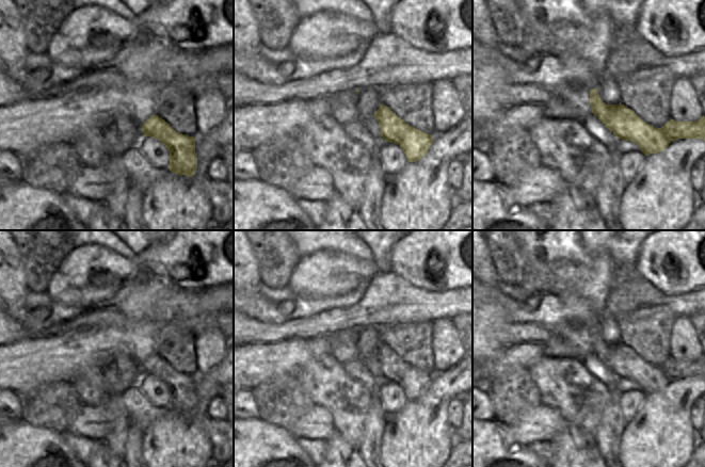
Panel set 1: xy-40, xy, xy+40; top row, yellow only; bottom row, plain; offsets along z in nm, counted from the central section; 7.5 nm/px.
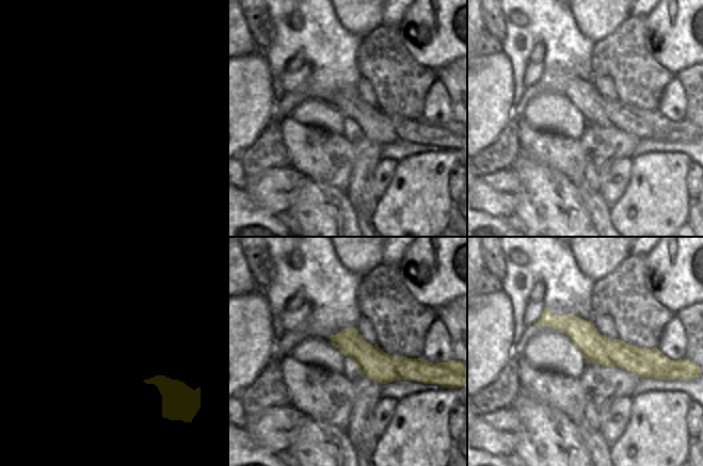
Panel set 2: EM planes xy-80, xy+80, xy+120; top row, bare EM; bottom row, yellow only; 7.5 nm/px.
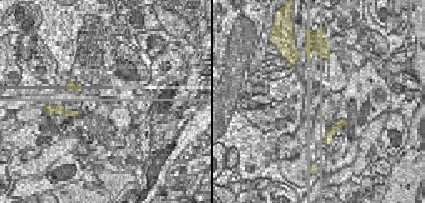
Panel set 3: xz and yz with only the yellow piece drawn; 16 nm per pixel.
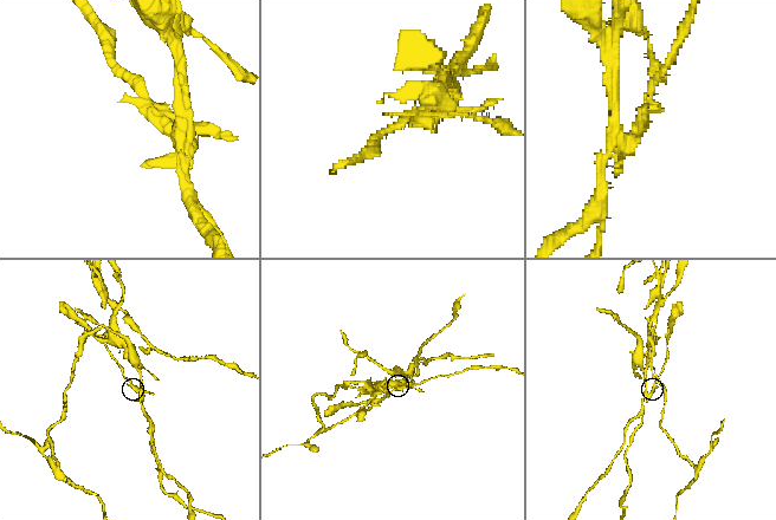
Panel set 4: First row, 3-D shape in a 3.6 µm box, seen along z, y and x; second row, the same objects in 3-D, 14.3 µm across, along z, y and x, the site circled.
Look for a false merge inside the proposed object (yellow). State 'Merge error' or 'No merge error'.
Merge error

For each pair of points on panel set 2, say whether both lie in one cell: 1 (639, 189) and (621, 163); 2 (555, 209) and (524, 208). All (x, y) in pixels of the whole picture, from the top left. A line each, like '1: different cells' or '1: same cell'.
1: different cells
2: same cell

